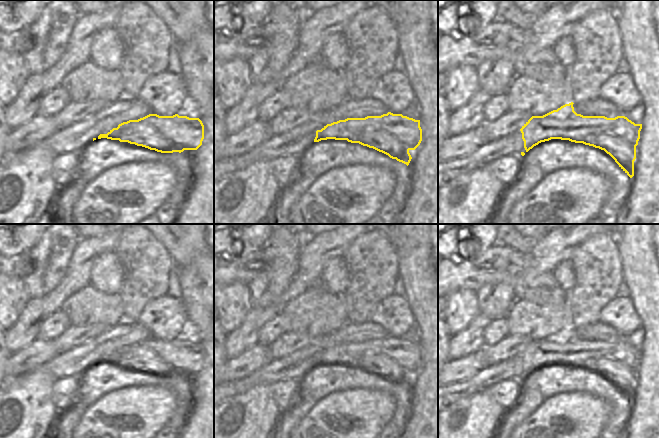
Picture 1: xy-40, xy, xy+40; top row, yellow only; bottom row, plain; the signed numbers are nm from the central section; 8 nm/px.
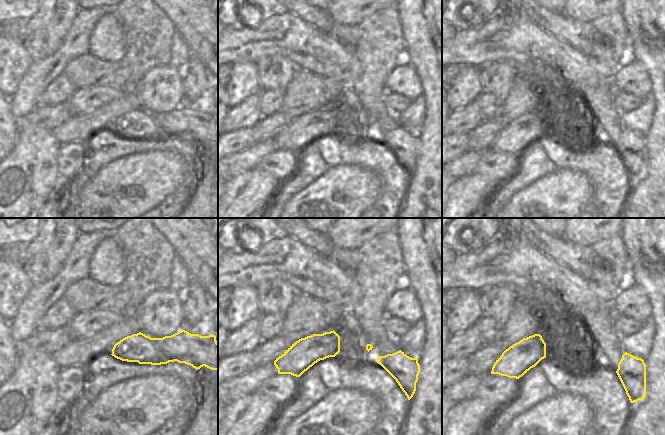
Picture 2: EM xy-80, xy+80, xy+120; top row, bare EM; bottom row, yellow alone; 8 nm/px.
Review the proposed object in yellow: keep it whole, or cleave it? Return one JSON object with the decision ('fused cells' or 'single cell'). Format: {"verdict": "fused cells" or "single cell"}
{"verdict": "fused cells"}

